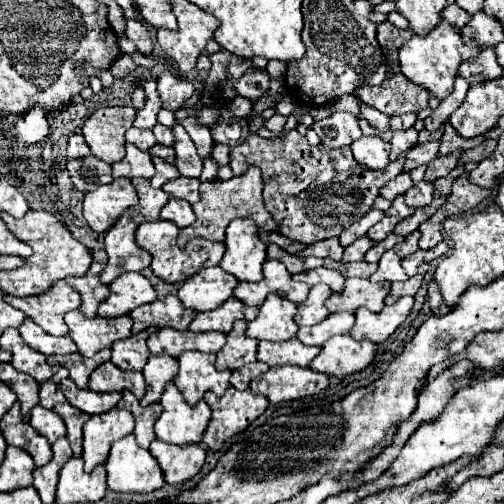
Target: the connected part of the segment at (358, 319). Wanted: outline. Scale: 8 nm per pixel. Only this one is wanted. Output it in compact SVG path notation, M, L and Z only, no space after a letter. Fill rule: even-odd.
M401 297L391 307L383 307L381 313L371 313L369 309L355 311L355 325L351 329L351 337L357 341L383 343L409 315L413 307L413 297Z

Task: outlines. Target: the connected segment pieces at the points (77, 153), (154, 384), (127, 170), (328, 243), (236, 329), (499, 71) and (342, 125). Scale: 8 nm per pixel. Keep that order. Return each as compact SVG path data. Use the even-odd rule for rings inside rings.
M75 133L75 135L69 137L69 147L67 147L67 157L69 159L81 157L81 155L89 155L89 153L91 151L89 151L89 147L87 147L87 143L85 143L81 133Z
M151 355L143 369L147 381L147 395L141 399L141 407L149 407L151 403L157 403L165 391L165 385L175 379L177 371L179 371L177 359L167 355Z
M127 145L125 159L119 161L119 163L113 163L113 177L115 179L119 179L119 177L127 177L127 179L145 177L145 179L151 179L153 175L155 175L155 167L153 167L151 155L137 149L135 145Z
M331 237L331 239L323 239L323 241L317 241L309 247L305 247L301 253L301 257L309 257L309 255L315 255L315 257L331 257L333 261L341 261L341 255L343 255L343 247L339 245L337 237Z
M237 321L233 325L233 331L227 333L225 347L217 353L217 369L239 369L243 365L249 365L255 361L257 353L257 341L249 339L245 335L247 321Z
M485 49L479 53L479 57L475 61L465 61L459 67L459 75L463 75L469 85L475 85L475 83L499 79L503 75L503 67L497 63L495 51Z
M335 113L319 123L313 123L315 133L321 137L323 145L331 149L347 147L355 139L361 137L361 129L357 123L357 117L351 113Z

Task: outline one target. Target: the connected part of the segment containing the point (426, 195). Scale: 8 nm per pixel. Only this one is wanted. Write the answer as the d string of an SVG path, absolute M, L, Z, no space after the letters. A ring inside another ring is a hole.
M419 181L415 183L407 193L405 193L405 203L413 209L421 209L425 205L429 205L433 199L433 183L427 181Z

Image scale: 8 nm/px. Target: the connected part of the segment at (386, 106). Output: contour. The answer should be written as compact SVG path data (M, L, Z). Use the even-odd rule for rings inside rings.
M389 73L383 85L371 87L363 85L359 91L355 91L357 99L365 105L371 105L379 111L385 111L385 115L405 115L405 113L419 113L427 107L429 93L421 87L411 83L403 73Z

